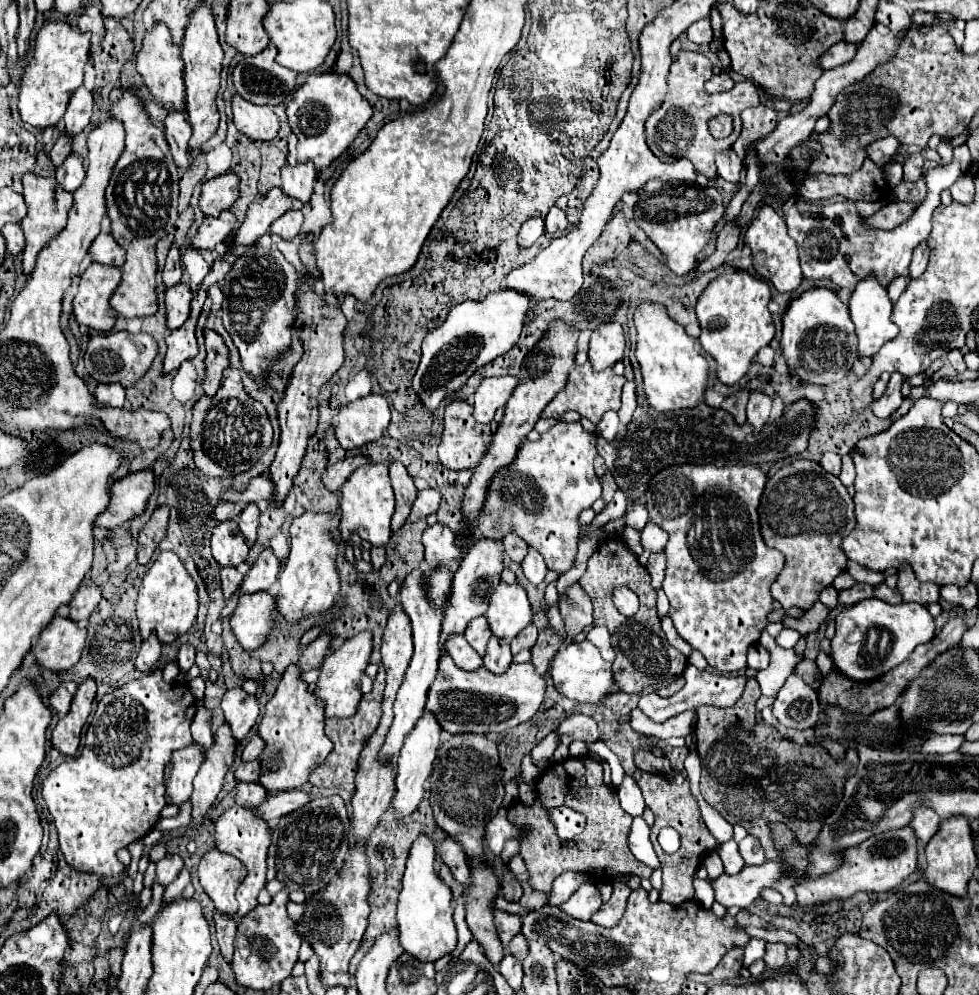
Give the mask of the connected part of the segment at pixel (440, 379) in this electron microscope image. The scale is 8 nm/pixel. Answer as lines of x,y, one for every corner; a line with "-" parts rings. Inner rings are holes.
498,291
490,293
484,301
464,301
456,305
446,321
422,341
422,361
412,381
420,403
434,413
446,399
442,385
466,385
474,371
504,355
518,341
528,309
530,299
514,291

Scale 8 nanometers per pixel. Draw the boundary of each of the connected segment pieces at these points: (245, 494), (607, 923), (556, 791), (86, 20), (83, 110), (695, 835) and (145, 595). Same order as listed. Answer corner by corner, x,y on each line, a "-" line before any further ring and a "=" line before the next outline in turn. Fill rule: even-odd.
266,475
254,477
244,491
234,491
228,489
222,495
222,501
234,501
234,503
262,503
262,501
272,501
274,497
274,481
=
622,883
614,885
614,893
612,893
610,901
606,901
602,905
602,909
598,913
594,913
592,923
600,925
600,927
614,927
624,917
628,895
630,895
630,889
626,885
622,885
=
568,757
566,761
562,761
562,769
566,773
564,777
560,777
556,769
548,769
538,777
538,797
532,805
524,805
522,801
518,801
508,807
510,821
528,821
532,829
538,829
536,839
530,837
530,841
524,841
520,845
520,855
528,869
528,883
534,891
550,895
554,879
566,871
596,875
606,875
606,871
608,875
626,871
628,875
638,875
640,879
650,877
650,869
644,863
636,861
628,851
628,831
632,825
632,817
618,803
614,803
612,791
602,781
602,763
604,759
594,757
-
554,805
580,807
582,813
586,813
586,829
570,841
562,841
560,837
556,837
556,829
546,815
548,807
=
90,3
84,9
82,17
78,19
78,27
92,35
94,45
98,45
104,39
104,23
102,23
102,15
100,15
100,3
=
80,87
72,99
70,99
70,105
66,109
66,115
64,115
64,133
68,137
76,137
78,133
82,133
82,129
90,123
90,117
92,117
92,93
86,91
84,87
=
644,773
642,779
638,781
642,793
644,793
644,801
646,805
654,811
656,815
656,823
652,827
652,845
656,849
656,855
660,859
660,865
662,865
662,871
664,871
664,887
660,891
660,901
666,901
666,903
672,903
672,905
678,905
682,901
688,901
694,897
694,887
692,887
692,875
696,873
698,865
700,865
700,859
706,851
716,851
720,845
718,841
714,839
714,835
708,831
708,827
704,825
702,821
702,815
700,815
700,809
698,809
698,801
696,797
692,795
690,791
690,781
686,779
682,785
672,785
668,783
664,777
660,775
652,775
652,773
-
662,827
672,827
678,831
680,835
680,849
678,853
664,853
660,843
656,841
658,837
658,831
=
162,551
154,565
144,575
144,581
138,589
138,601
136,601
136,613
140,619
140,633
142,639
150,637
152,631
156,631
158,639
162,643
172,643
180,635
188,633
188,629
196,621
198,611
198,595
196,585
192,577
186,573
182,561
172,551

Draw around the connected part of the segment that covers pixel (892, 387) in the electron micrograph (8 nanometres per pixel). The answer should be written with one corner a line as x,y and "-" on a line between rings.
892,373
888,387
884,391
884,395
880,399
872,401
872,411
876,417
880,419
888,419
900,405
902,405
902,385
908,383
908,377
904,377
902,373

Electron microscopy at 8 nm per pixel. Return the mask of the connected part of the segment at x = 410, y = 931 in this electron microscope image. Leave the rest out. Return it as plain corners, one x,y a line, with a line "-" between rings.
418,837
410,849
404,871
404,889
398,899
400,945
422,963
434,963
456,949
456,925
452,919
452,891
436,873
436,849
428,837

